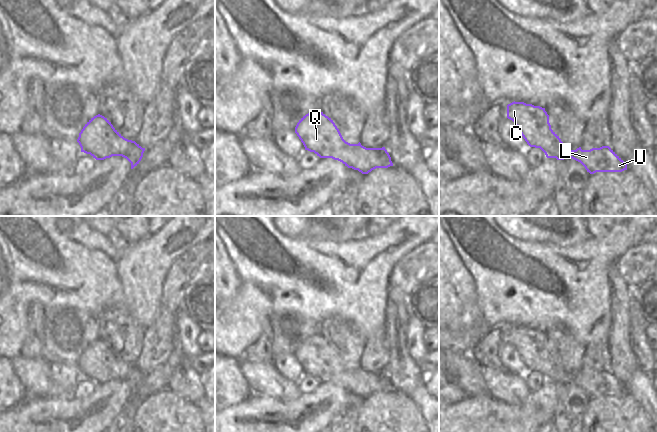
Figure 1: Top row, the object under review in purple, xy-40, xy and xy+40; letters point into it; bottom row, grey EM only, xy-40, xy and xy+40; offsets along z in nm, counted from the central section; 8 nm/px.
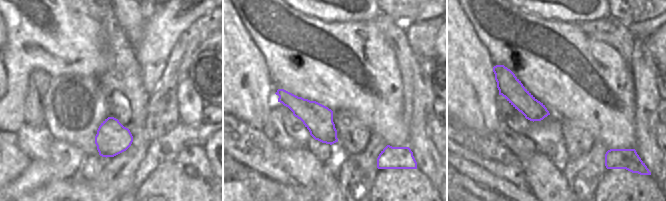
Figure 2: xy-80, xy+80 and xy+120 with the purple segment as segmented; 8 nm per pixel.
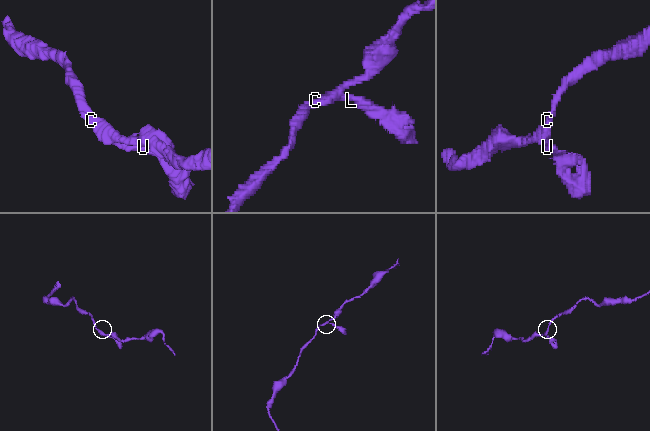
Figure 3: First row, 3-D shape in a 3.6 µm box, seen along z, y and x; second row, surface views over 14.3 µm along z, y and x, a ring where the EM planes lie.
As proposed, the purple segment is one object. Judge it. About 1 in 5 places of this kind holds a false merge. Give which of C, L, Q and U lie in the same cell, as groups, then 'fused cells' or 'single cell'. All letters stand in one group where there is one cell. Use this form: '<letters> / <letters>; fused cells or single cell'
C L Q U; single cell

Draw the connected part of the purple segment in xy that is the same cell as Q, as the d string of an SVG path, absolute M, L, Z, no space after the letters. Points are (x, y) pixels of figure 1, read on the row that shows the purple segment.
M320 110L303 116L295 127L295 133L305 150L314 152L320 158L332 158L348 168L368 174L376 168L393 166L385 147L366 148L346 142L331 118Z

